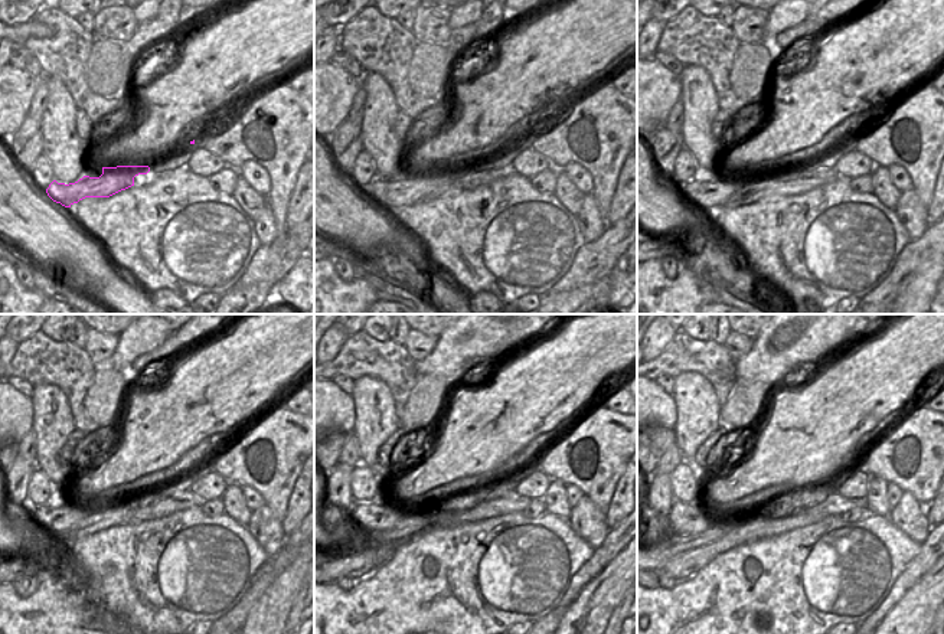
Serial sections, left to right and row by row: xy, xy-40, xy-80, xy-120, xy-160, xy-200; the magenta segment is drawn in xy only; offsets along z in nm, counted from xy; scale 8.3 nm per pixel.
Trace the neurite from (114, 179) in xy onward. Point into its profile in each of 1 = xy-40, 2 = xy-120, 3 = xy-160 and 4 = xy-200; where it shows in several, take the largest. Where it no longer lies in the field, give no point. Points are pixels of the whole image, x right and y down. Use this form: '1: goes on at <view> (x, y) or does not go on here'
1: goes on at xy-40 (392, 193)
2: goes on at xy-120 (58, 518)
3: goes on at xy-160 (378, 515)
4: goes on at xy-200 (695, 518)

